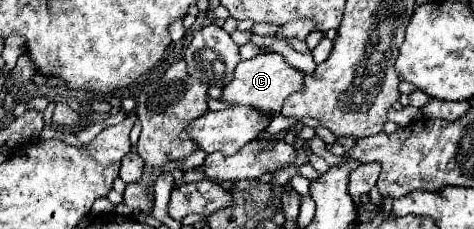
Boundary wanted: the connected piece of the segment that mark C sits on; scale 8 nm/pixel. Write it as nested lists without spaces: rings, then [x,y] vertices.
[[[265,53],[253,59],[241,61],[233,73],[233,79],[223,87],[221,101],[229,105],[249,105],[265,115],[279,115],[283,101],[303,87],[303,73],[287,65],[287,61],[279,53]]]

